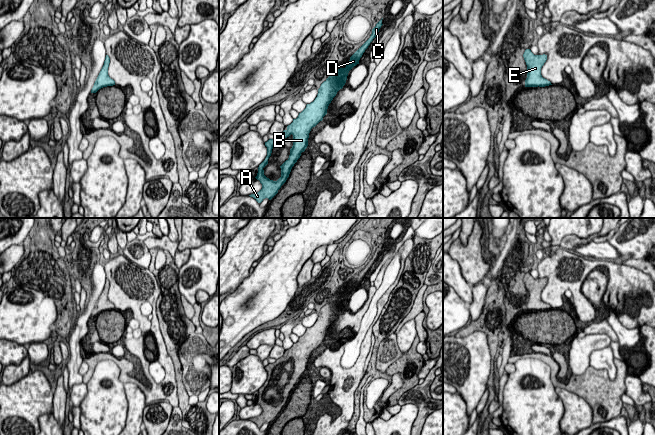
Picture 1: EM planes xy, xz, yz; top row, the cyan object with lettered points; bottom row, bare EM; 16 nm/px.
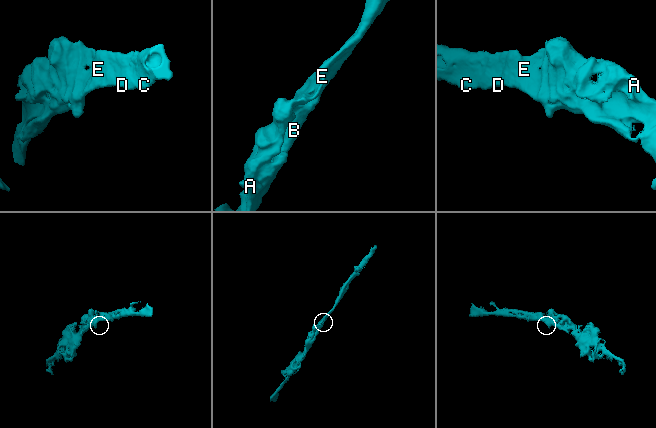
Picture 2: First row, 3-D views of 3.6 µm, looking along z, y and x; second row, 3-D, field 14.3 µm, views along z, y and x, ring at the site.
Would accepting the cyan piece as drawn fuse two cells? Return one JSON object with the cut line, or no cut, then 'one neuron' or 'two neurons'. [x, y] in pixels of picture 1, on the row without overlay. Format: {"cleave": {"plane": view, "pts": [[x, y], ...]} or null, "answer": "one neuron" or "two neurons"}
{"cleave": null, "answer": "one neuron"}

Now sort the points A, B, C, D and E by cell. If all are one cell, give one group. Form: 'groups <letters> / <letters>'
groups A B C D E

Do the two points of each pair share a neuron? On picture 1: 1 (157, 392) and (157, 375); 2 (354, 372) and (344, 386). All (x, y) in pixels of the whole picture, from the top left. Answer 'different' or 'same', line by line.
1: different
2: same

